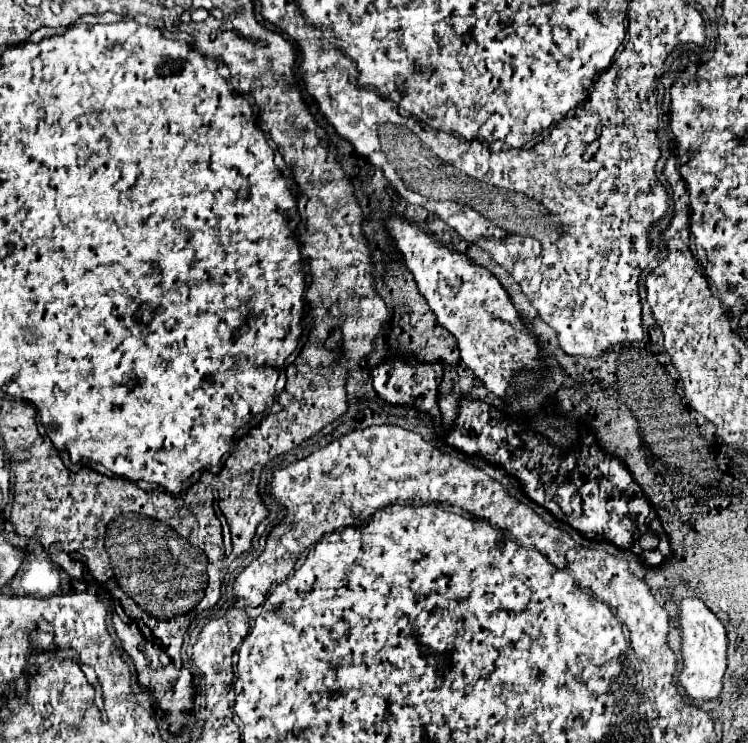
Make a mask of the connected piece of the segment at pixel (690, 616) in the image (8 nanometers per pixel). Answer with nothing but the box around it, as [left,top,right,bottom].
[679,598,727,700]

